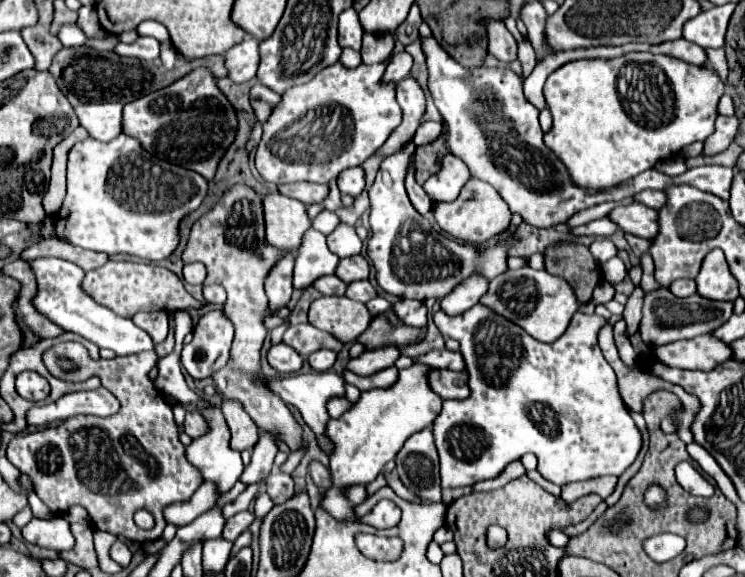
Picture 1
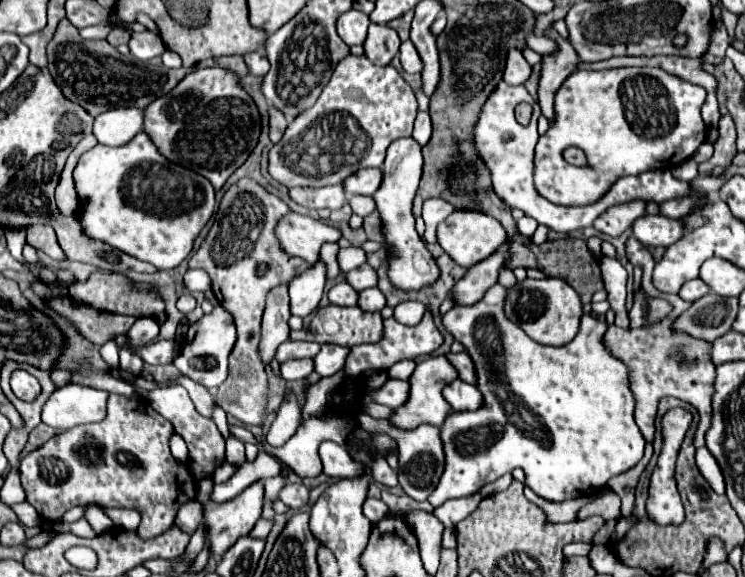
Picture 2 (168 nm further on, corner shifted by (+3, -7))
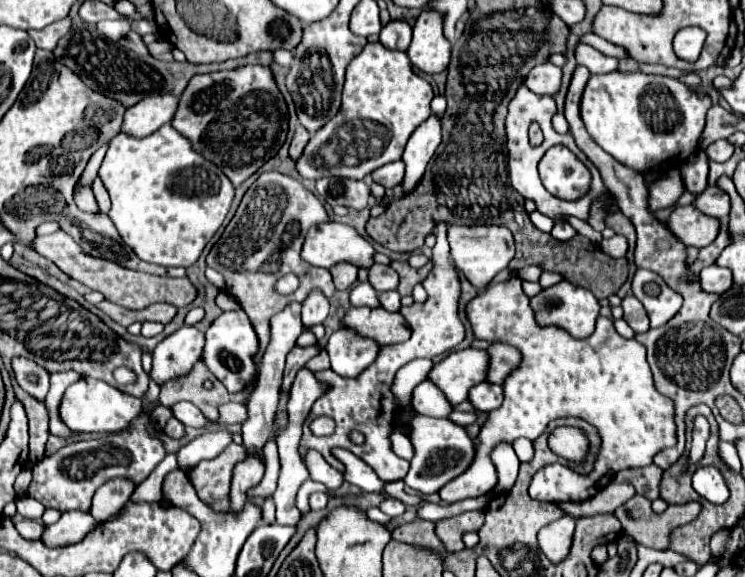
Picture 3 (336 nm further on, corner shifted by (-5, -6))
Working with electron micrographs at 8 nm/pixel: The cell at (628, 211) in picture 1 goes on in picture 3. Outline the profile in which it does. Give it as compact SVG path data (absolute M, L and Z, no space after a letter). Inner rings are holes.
M682 206L676 208L670 218L666 220L668 230L686 246L708 246L718 230L720 230L720 220L698 212L694 206Z

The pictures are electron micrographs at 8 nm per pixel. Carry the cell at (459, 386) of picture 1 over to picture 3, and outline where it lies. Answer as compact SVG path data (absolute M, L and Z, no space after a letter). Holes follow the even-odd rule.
M482 382L482 384L474 386L474 388L470 388L468 400L470 400L470 404L472 404L476 410L480 410L480 412L496 410L496 408L502 404L502 386Z

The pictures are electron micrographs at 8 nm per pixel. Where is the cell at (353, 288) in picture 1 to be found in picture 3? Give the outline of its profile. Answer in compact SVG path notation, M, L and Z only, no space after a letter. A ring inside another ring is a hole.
M382 292L382 294L378 294L378 300L384 310L390 310L390 312L400 310L400 294L398 292Z

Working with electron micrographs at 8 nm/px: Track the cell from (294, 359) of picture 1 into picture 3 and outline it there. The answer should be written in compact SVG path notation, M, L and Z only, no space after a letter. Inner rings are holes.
M322 350L322 352L320 352L318 356L314 356L310 362L306 362L306 368L314 370L314 372L330 368L330 362L328 362L328 354L326 354L326 350Z

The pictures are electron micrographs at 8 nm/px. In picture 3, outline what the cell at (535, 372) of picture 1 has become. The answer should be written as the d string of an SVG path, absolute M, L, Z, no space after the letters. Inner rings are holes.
M518 276L472 298L466 304L466 318L478 340L514 346L520 350L522 362L502 384L504 404L490 412L480 428L478 440L474 442L474 462L438 492L444 502L452 504L488 494L496 486L496 468L490 452L500 442L512 444L516 438L534 442L556 418L574 416L586 420L596 426L602 444L590 474L578 474L564 464L542 466L528 489L530 497L539 501L582 502L592 498L608 486L618 470L648 466L658 450L676 444L674 404L654 388L646 348L636 340L622 338L614 330L612 320L600 316L594 334L584 340L576 340L556 326L540 328L534 322L534 312L528 304L528 296L522 292Z

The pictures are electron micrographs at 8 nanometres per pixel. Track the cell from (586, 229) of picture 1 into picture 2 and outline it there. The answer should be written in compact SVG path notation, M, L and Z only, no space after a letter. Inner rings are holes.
M634 199L634 201L620 203L620 205L614 205L608 211L604 211L604 215L600 215L594 221L594 227L600 233L606 233L610 237L618 237L642 215L646 215L646 201Z

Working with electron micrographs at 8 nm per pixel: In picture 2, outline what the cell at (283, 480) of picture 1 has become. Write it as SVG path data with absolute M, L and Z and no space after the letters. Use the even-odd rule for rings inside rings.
M288 483L288 485L282 487L278 499L282 503L286 503L290 509L298 511L298 509L302 509L308 503L308 493L310 493L310 489L306 485L302 485L302 483Z

